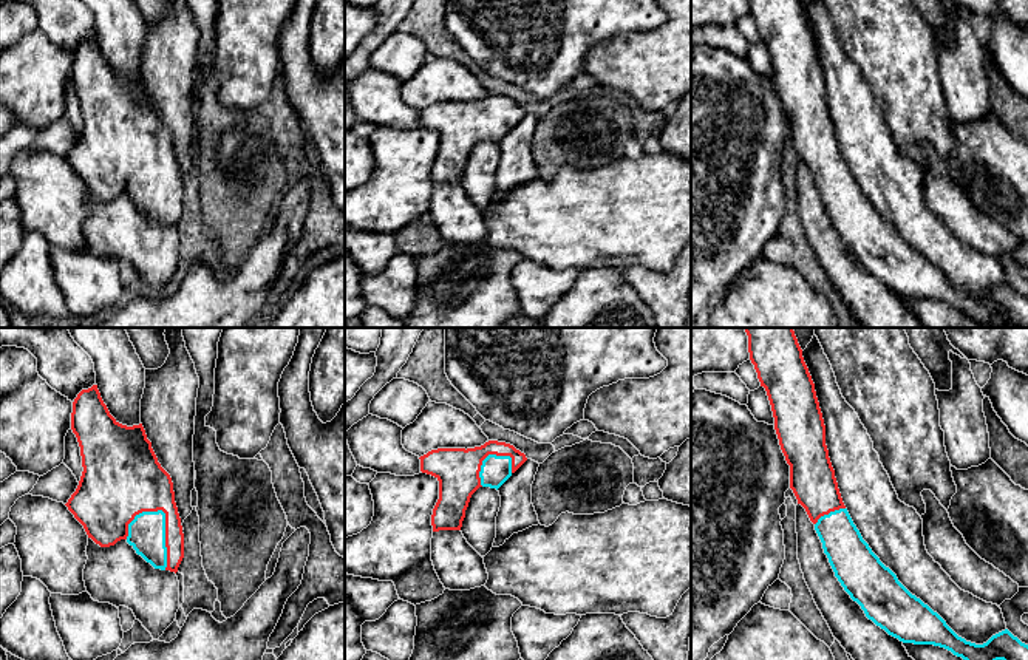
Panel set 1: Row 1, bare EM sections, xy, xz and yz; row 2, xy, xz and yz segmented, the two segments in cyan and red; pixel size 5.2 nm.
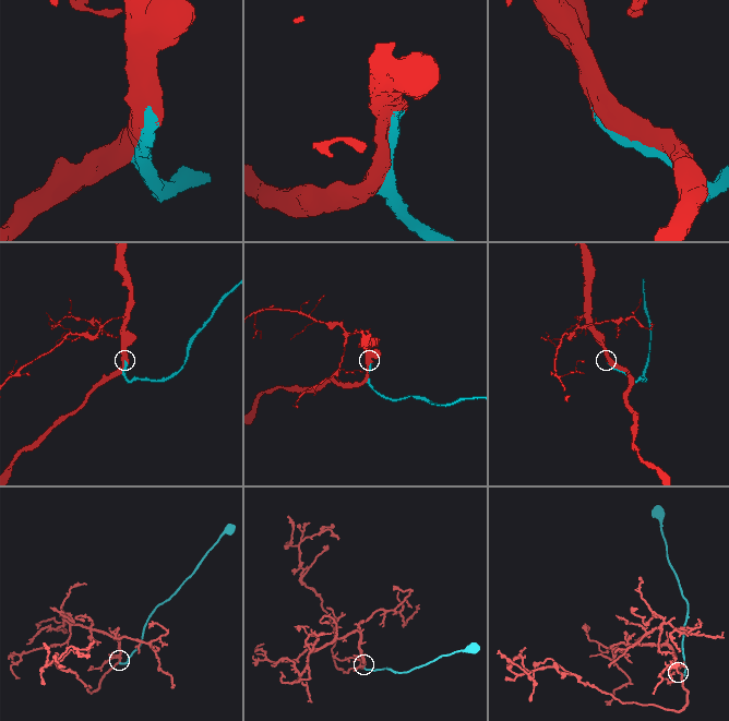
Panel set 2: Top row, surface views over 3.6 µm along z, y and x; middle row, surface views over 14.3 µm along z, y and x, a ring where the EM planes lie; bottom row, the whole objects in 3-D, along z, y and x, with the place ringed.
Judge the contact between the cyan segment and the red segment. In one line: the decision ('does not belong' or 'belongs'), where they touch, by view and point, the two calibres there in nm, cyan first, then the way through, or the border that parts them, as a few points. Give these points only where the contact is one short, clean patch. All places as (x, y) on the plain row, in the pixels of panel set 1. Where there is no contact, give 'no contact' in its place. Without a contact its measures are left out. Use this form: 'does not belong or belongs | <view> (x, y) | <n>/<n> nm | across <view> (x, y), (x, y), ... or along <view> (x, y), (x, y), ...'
belongs | xy (164, 184) | 190/260 nm

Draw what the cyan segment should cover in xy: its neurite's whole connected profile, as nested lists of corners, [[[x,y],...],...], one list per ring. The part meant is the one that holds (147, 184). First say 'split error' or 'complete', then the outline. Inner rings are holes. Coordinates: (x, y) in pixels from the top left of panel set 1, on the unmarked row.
split error; [[[97,39],[82,43],[73,56],[71,83],[82,110],[82,130],[65,158],[100,201],[125,193],[155,223],[178,226],[184,212],[184,187],[173,136],[161,121],[142,77],[119,77],[104,57]]]

